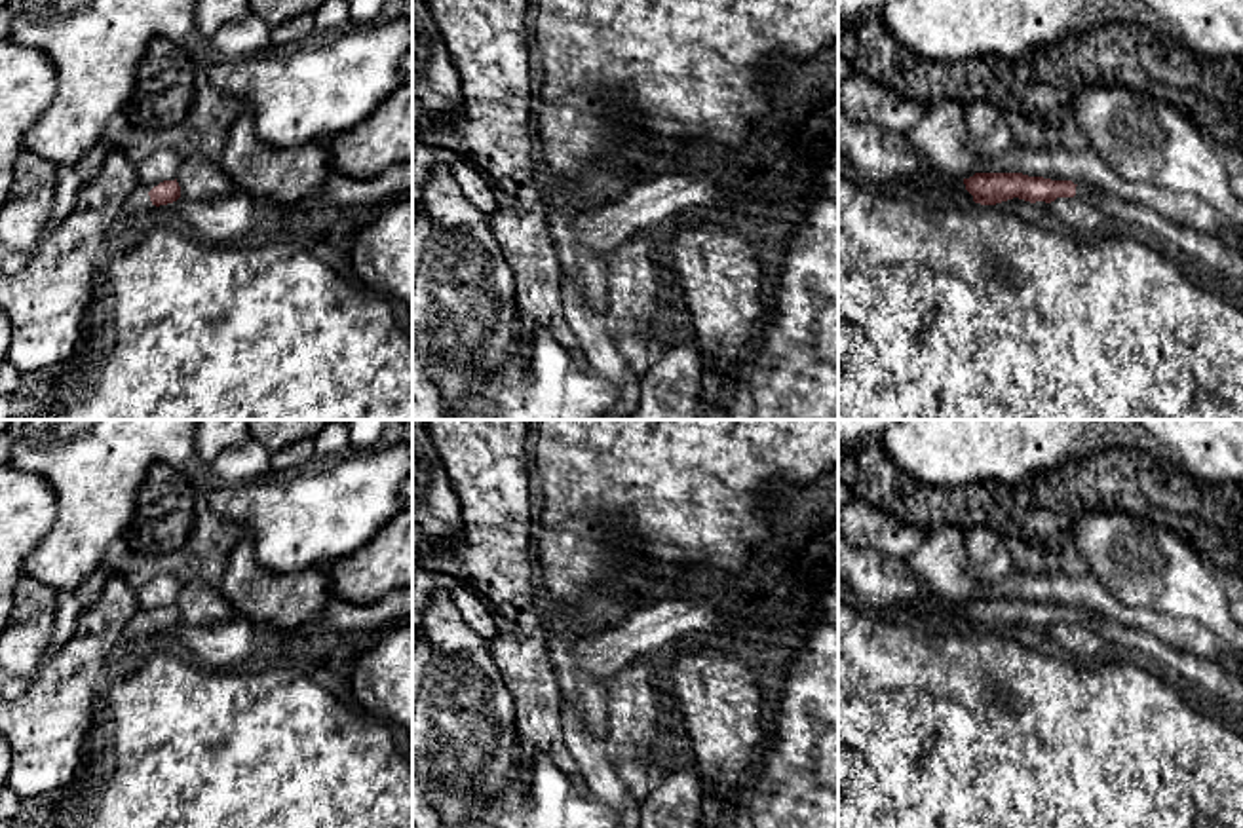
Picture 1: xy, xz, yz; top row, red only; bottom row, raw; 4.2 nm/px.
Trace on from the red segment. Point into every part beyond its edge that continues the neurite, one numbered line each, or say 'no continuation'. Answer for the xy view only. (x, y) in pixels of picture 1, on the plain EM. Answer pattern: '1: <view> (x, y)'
no continuation

